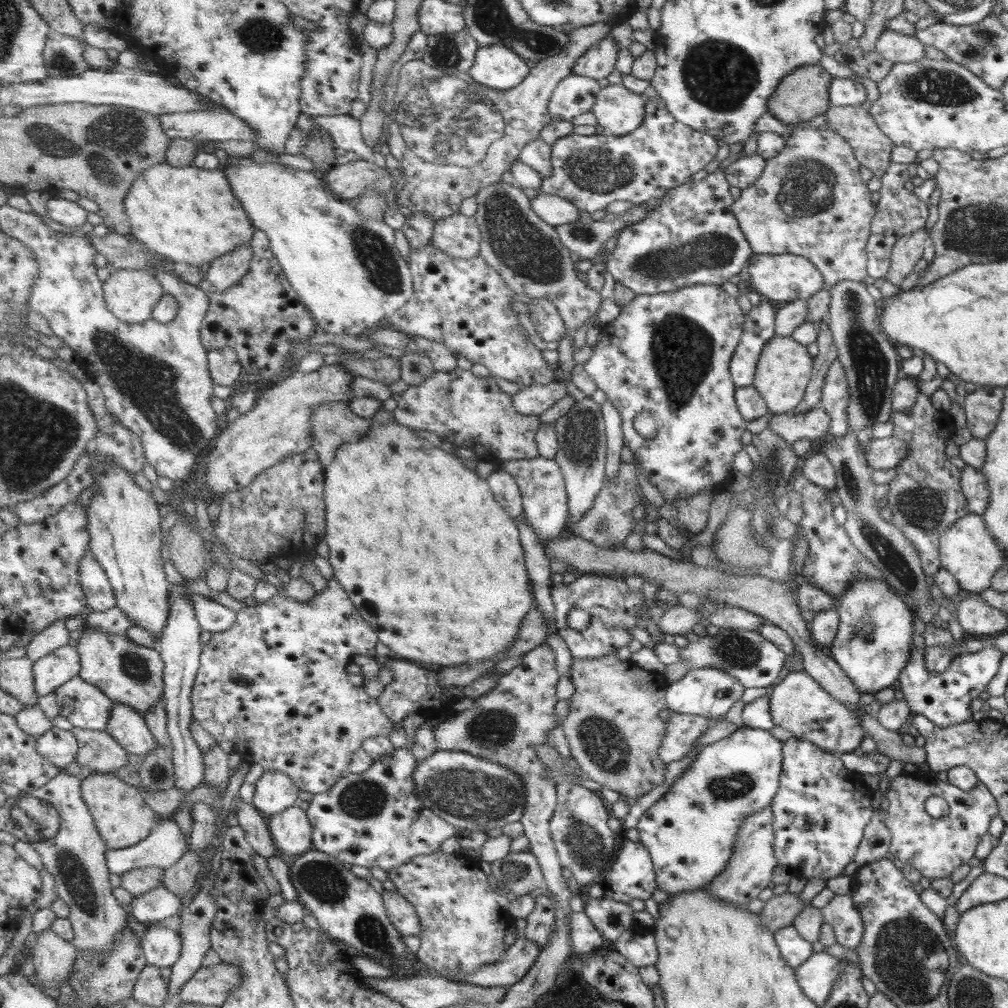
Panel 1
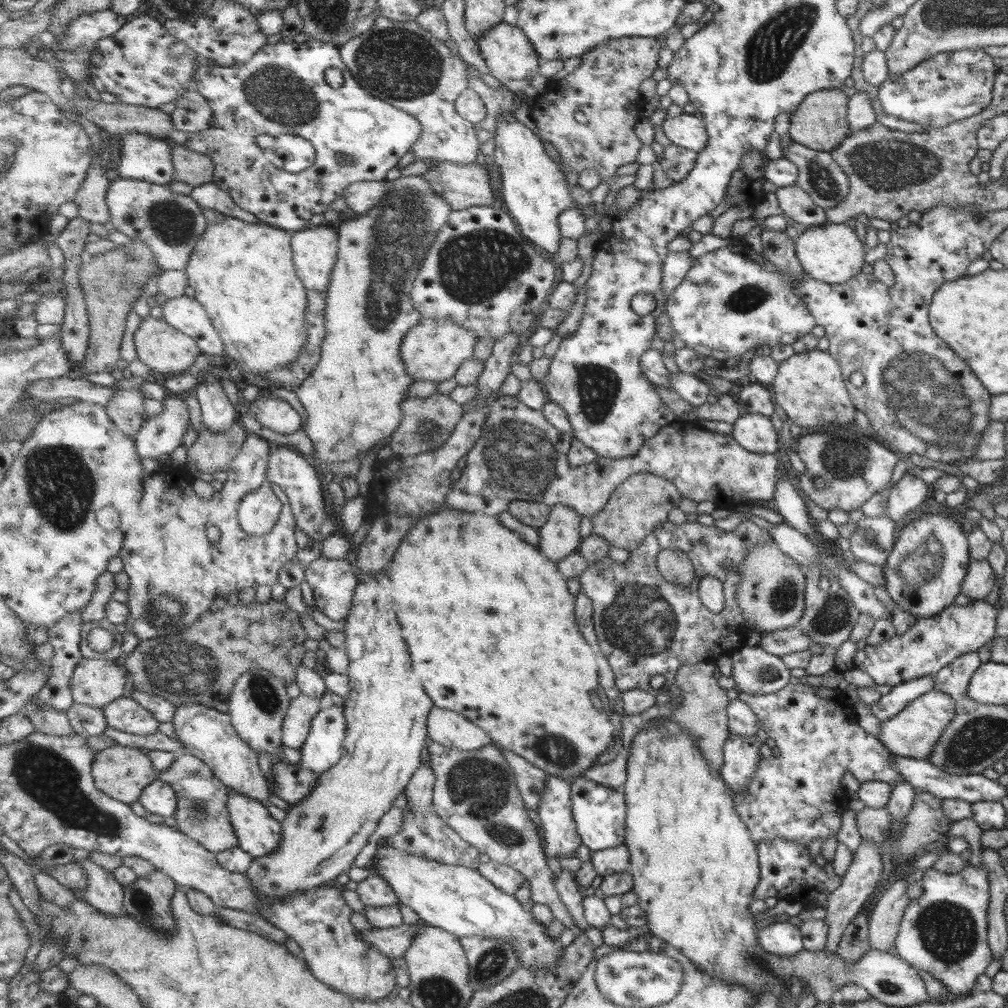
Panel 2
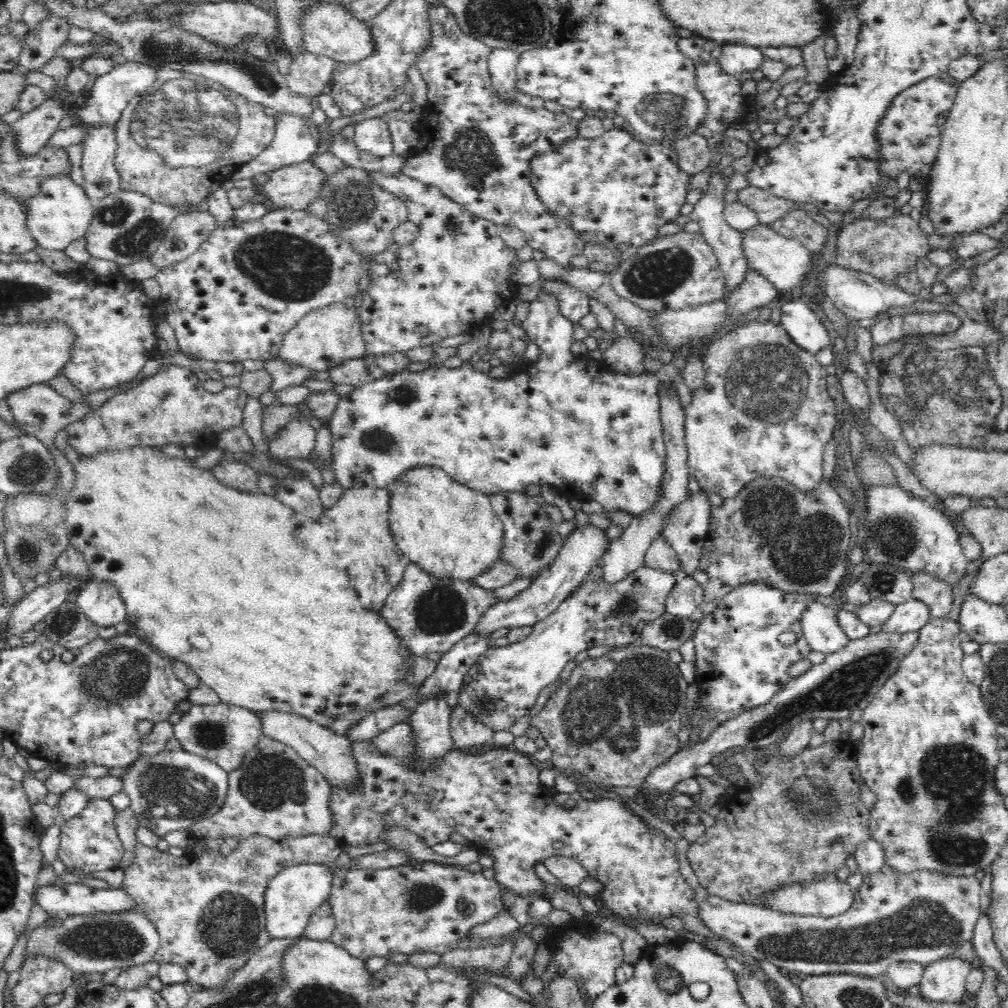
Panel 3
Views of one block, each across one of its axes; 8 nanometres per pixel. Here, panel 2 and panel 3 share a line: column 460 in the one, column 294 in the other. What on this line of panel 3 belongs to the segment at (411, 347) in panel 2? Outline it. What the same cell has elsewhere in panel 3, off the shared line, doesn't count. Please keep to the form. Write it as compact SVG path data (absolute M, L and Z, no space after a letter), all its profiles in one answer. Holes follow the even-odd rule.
M340 302L305 314L284 335L277 358L290 365L301 366L313 374L333 369L345 360L363 357L365 344L357 308Z

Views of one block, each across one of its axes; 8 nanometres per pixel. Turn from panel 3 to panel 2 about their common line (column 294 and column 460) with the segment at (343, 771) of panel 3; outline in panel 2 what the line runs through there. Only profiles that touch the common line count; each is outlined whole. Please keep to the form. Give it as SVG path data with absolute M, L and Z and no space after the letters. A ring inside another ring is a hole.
M438 706L429 713L428 735L430 740L457 750L479 750L497 745L485 730L462 714Z

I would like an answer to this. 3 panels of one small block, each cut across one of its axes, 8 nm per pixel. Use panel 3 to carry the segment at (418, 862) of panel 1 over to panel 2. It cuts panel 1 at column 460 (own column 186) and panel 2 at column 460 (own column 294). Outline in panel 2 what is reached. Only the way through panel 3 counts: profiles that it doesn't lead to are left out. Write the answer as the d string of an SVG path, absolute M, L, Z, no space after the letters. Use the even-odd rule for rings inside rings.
M429 751L423 754L422 765L414 772L410 784L406 786L404 793L410 802L410 810L403 815L401 831L397 835L381 838L377 842L375 854L371 858L370 864L365 866L369 870L376 872L376 860L383 847L391 845L400 851L407 851L411 854L423 855L424 857L447 863L448 865L468 866L472 869L478 869L481 865L481 852L470 842L462 837L453 827L449 826L443 818L438 815L434 803L434 786L436 783L435 771L428 763Z

